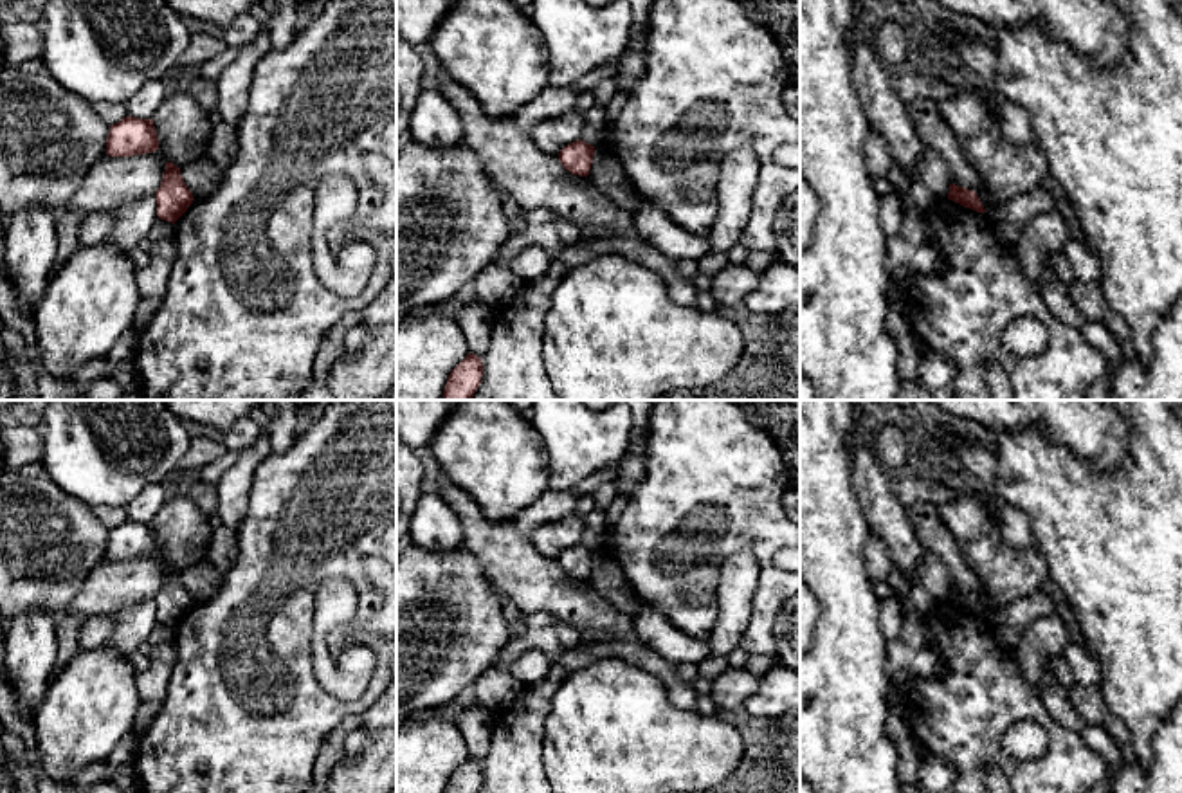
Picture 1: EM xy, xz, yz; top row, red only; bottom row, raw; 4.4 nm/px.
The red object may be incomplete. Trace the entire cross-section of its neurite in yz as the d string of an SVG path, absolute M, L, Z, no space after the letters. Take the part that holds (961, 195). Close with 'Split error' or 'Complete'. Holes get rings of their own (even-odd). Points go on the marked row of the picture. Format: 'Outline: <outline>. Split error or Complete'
Outline: M950 184L948 198L977 213L986 213L980 198L971 189Z. Complete

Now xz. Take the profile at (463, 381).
Outline: M468 353L449 375L443 400L470 400L481 384L481 357Z. Complete

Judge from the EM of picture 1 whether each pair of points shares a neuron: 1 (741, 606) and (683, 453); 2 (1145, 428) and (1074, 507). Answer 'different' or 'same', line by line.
1: different
2: same

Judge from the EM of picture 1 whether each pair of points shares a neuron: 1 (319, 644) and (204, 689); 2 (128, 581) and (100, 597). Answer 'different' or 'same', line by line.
1: different
2: same

